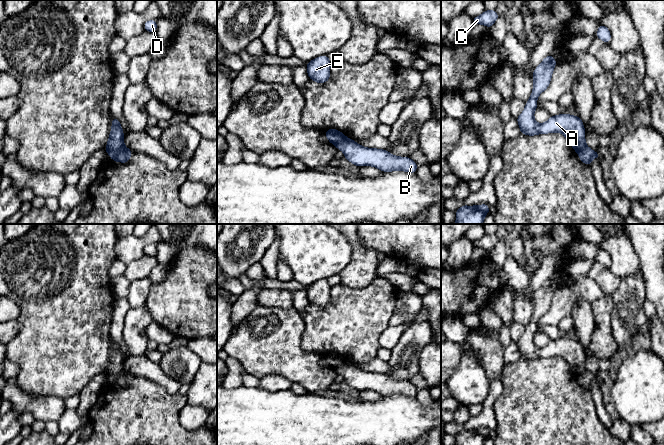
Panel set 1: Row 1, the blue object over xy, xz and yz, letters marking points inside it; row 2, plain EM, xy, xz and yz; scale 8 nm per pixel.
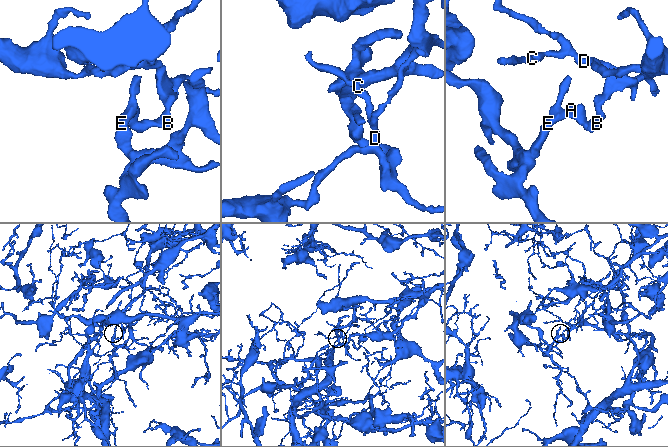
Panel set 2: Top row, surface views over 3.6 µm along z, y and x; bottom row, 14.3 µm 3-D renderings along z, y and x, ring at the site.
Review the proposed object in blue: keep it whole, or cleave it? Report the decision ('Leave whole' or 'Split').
Split

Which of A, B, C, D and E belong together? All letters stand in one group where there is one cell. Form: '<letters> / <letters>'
A E / B C D

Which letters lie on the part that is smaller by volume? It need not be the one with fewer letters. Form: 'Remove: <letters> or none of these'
Remove: B, C, D

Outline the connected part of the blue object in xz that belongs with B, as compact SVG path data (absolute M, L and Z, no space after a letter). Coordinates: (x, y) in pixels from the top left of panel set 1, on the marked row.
M347 137L335 146L344 152L344 158L359 167L373 166L382 172L405 171L409 173L416 173L418 168L410 157L395 156L383 149L367 148Z

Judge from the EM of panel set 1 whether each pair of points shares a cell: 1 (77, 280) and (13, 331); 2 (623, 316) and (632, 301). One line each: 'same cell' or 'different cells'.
1: different cells
2: same cell

